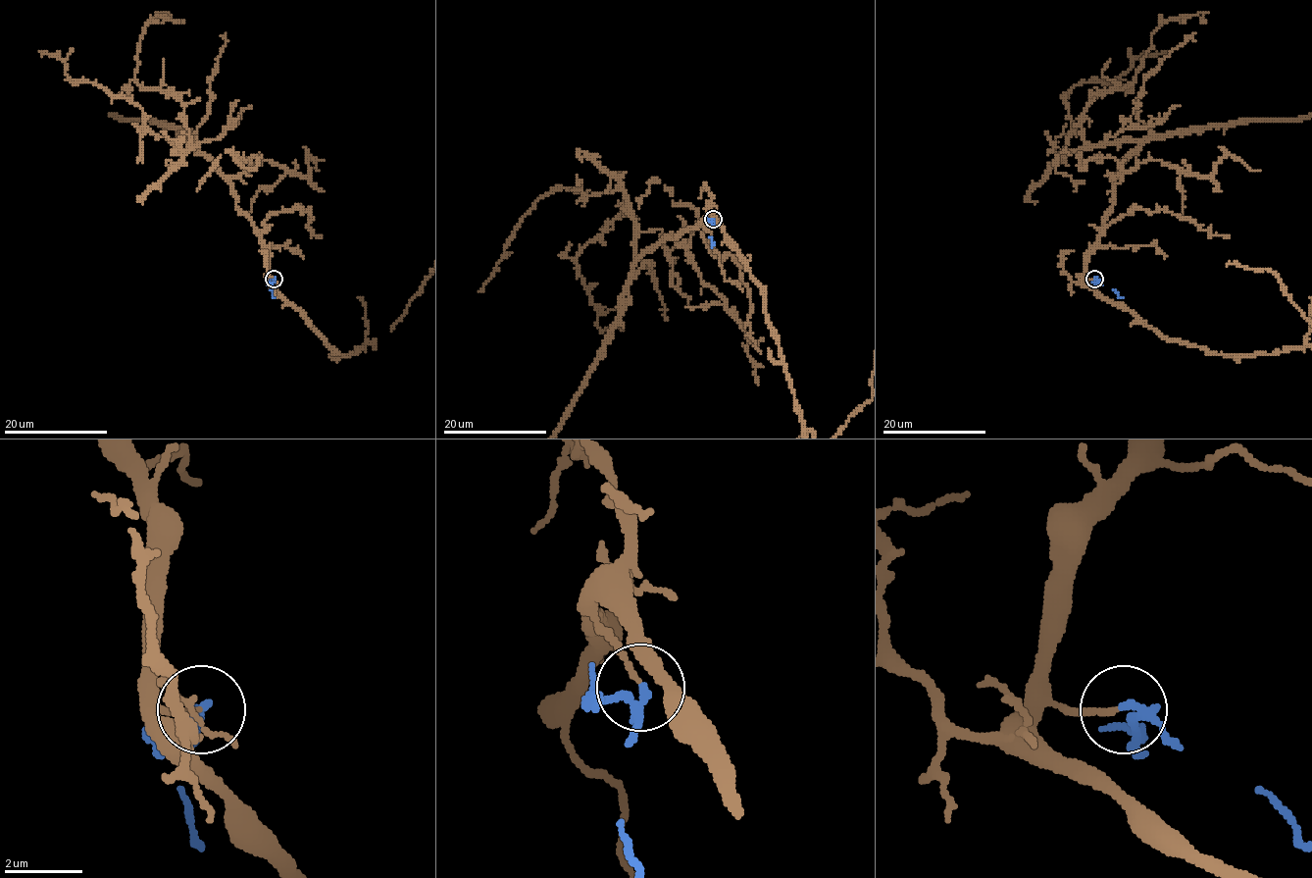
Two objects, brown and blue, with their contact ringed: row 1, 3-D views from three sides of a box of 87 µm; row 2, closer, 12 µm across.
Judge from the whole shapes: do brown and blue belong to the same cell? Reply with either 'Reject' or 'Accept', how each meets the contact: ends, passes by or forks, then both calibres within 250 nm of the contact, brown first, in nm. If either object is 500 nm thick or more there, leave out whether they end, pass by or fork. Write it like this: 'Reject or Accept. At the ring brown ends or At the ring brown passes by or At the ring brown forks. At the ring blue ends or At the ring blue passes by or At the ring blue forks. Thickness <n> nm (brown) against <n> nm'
Accept. At the ring brown ends. At the ring blue passes by. Thickness 130 nm (brown) against 200 nm

